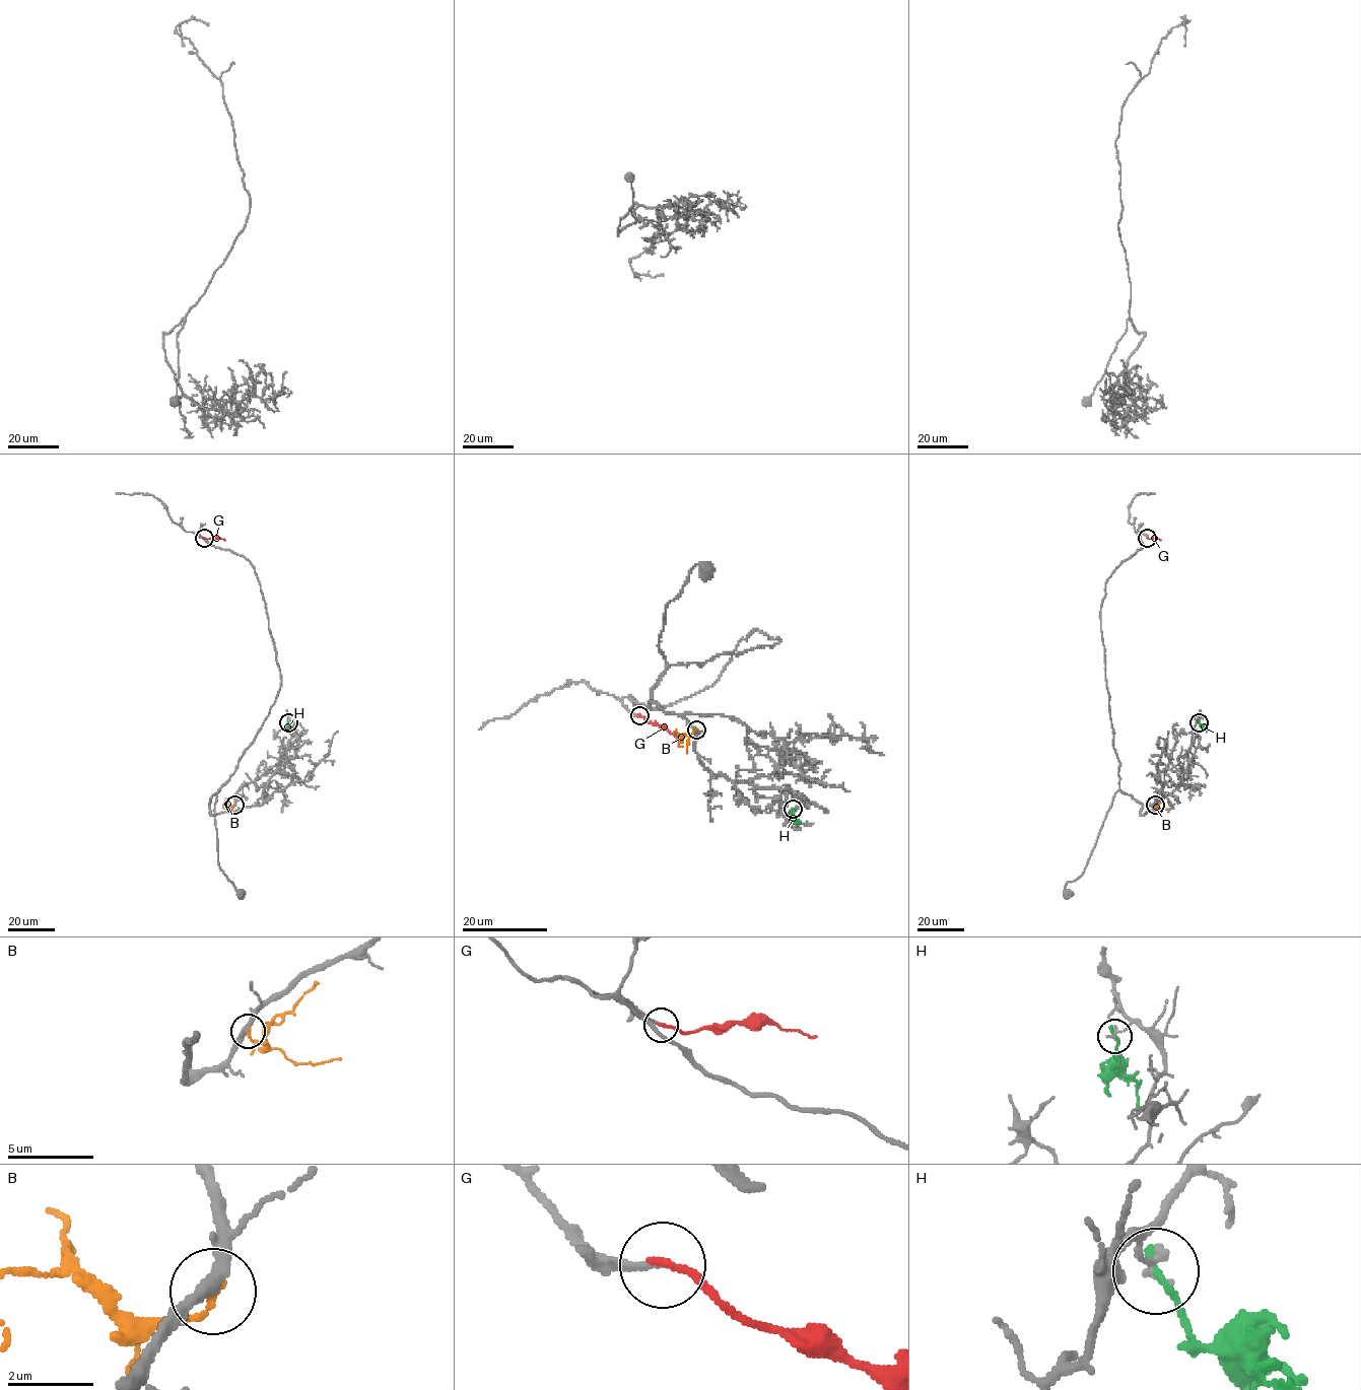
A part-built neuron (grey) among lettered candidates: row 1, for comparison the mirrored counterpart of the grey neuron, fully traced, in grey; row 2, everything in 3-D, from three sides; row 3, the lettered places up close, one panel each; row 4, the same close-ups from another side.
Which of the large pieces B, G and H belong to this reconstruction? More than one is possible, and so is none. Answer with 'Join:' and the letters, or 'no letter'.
Join: G

